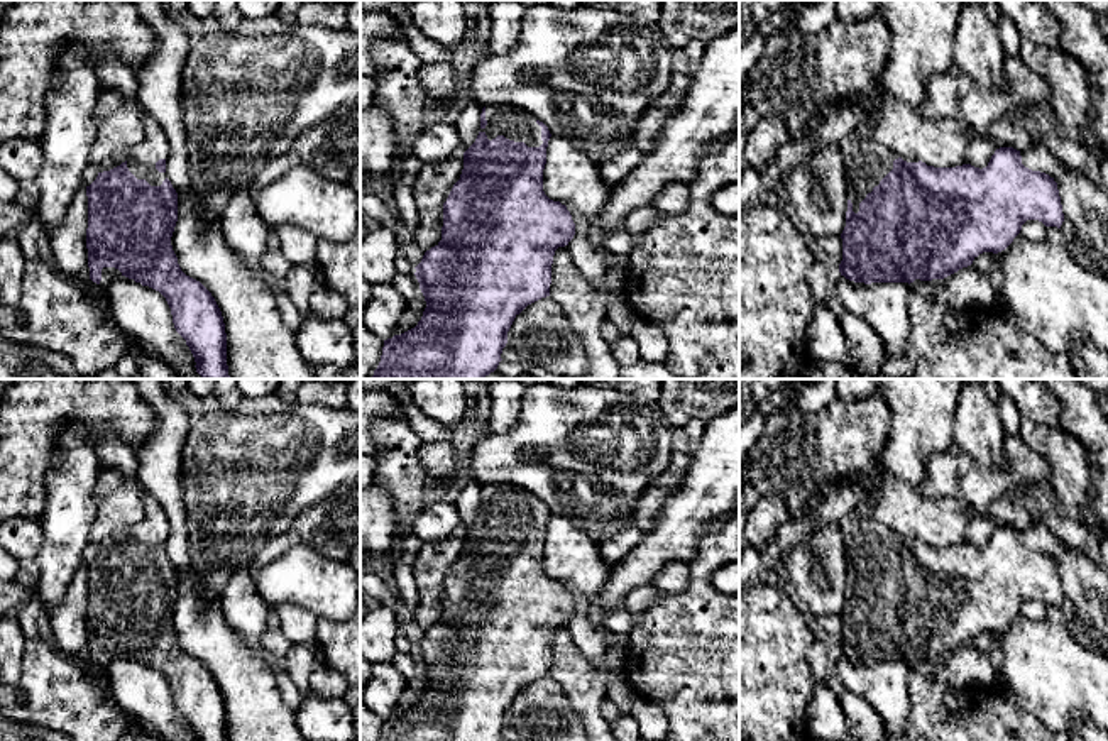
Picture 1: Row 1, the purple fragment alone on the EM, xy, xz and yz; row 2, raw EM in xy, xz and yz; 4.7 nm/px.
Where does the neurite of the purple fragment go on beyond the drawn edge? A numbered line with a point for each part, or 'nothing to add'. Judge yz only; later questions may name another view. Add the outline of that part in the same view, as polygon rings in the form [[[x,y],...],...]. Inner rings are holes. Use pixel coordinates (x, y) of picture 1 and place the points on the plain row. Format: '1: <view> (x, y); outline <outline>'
1: yz (866, 542); outline [[[868,487],[859,502],[837,524],[842,531],[846,570],[854,592],[859,590],[859,582],[866,574],[893,548],[893,540],[900,536],[890,526],[873,519],[876,497],[878,487]]]

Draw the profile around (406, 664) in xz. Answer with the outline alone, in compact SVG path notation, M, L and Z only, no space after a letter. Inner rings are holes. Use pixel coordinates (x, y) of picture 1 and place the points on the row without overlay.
M398 651L391 663L401 675L408 680L413 678L420 670L420 661L414 653L401 653Z

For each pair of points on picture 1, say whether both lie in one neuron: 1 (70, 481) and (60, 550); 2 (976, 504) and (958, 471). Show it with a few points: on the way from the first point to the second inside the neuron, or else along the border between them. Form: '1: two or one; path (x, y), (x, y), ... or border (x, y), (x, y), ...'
1: one; path (70, 498), (65, 533)
2: one; path (976, 496), (976, 489), (966, 479)

